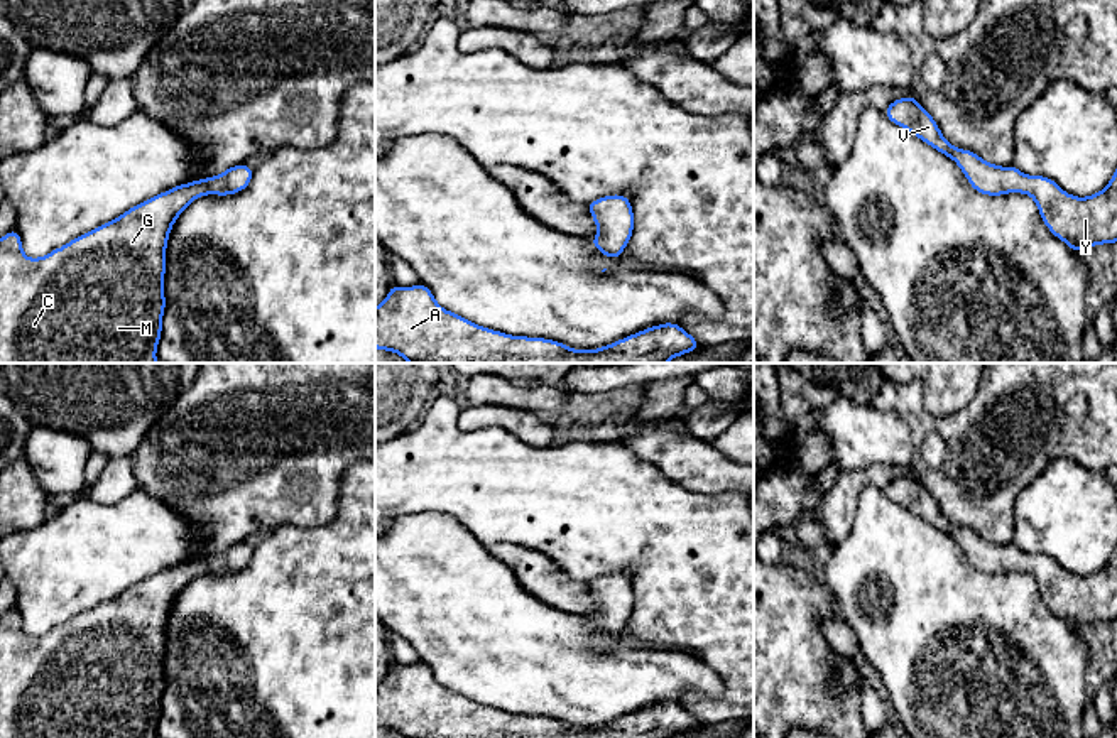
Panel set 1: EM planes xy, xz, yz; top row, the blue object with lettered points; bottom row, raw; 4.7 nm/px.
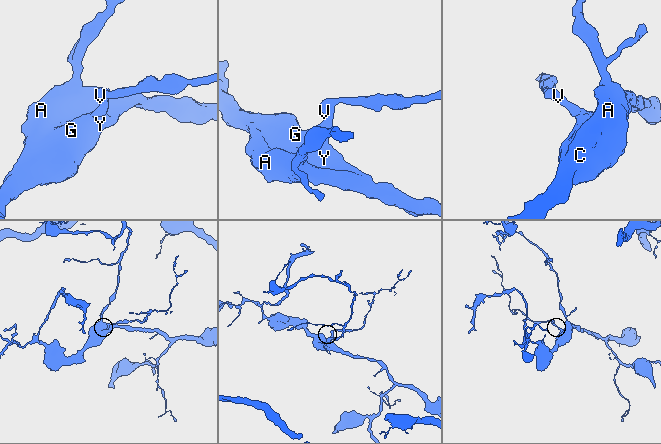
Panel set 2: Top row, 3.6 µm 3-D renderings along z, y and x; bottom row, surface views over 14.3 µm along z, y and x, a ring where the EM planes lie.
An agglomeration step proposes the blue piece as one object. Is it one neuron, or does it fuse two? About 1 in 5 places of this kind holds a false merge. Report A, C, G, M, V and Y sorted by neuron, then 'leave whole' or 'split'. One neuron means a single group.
groups A C G M V Y; leave whole

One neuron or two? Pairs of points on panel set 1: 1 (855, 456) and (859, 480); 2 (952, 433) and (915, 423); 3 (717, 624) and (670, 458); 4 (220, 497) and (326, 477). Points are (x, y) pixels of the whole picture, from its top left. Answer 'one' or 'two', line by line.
1: two
2: one
3: two
4: one

